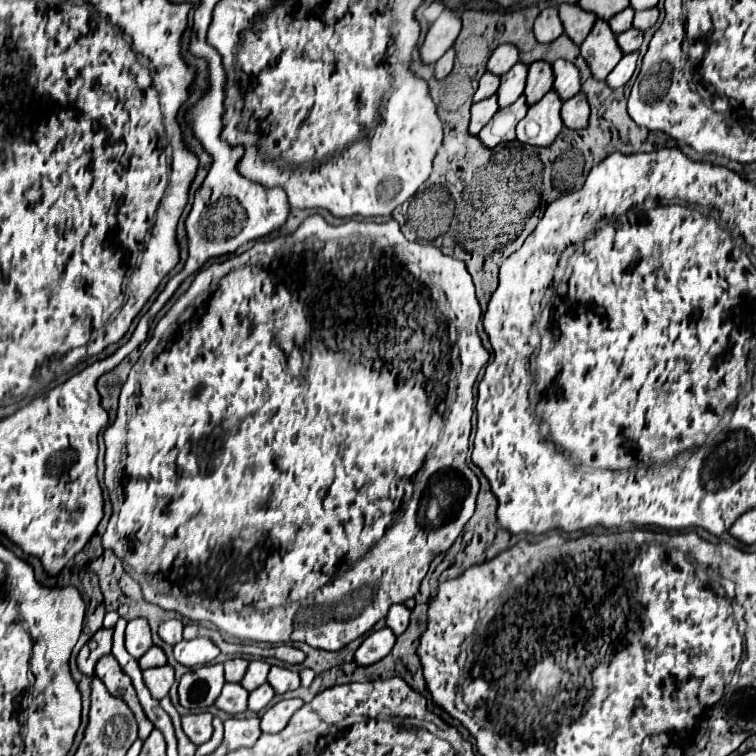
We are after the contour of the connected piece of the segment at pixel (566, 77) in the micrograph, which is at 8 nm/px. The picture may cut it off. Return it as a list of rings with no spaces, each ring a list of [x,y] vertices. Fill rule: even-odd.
[[[558,59],[552,63],[554,69],[554,91],[560,95],[560,99],[570,99],[576,93],[580,93],[580,71],[572,61]]]

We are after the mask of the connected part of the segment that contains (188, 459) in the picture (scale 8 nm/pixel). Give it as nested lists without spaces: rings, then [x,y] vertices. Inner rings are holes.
[[[316,213],[314,217],[304,219],[304,223],[292,235],[286,235],[286,237],[280,235],[280,237],[274,237],[274,239],[268,239],[268,241],[258,241],[252,249],[244,251],[242,255],[234,255],[234,257],[230,257],[222,263],[214,263],[206,269],[200,269],[196,273],[190,289],[176,299],[176,303],[158,321],[158,325],[154,329],[154,335],[152,335],[150,341],[162,341],[164,339],[164,341],[168,341],[168,345],[164,345],[164,349],[144,349],[142,351],[138,363],[132,367],[132,371],[126,379],[128,389],[122,389],[122,393],[120,393],[116,421],[104,431],[104,443],[108,445],[106,447],[106,477],[104,477],[104,483],[108,487],[108,493],[112,495],[112,503],[116,503],[118,509],[116,509],[116,513],[112,511],[108,529],[102,535],[102,545],[106,549],[112,549],[122,559],[126,573],[132,575],[132,579],[142,587],[144,599],[148,603],[154,603],[162,609],[176,611],[182,617],[188,617],[192,621],[210,621],[218,629],[226,631],[232,637],[250,639],[250,641],[266,641],[266,643],[304,641],[304,643],[308,643],[316,649],[324,649],[324,651],[338,651],[340,647],[358,639],[360,635],[370,631],[380,619],[384,619],[388,615],[390,605],[404,603],[406,599],[412,599],[418,593],[420,583],[422,583],[422,579],[428,571],[428,565],[430,565],[432,557],[436,553],[442,553],[442,551],[450,549],[452,543],[456,541],[456,537],[462,533],[466,521],[474,515],[474,503],[476,503],[476,495],[478,495],[478,489],[480,489],[480,481],[466,463],[468,437],[470,437],[470,417],[472,417],[472,407],[474,407],[472,387],[476,383],[476,377],[478,377],[480,369],[488,363],[488,357],[490,357],[488,351],[484,349],[482,341],[480,341],[480,335],[478,335],[480,317],[482,317],[480,303],[476,299],[474,283],[472,283],[472,277],[466,269],[466,263],[460,261],[460,259],[444,255],[438,247],[418,245],[418,243],[408,241],[400,231],[398,221],[393,219],[382,223],[376,223],[373,220],[360,222],[357,219],[350,219],[341,225],[334,226],[328,225],[324,221],[324,217]],[[322,247],[324,247],[324,279],[322,279]]]

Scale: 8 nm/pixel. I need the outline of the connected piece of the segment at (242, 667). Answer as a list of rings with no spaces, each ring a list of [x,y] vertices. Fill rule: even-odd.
[[[230,659],[224,663],[224,675],[226,675],[226,681],[232,681],[232,683],[240,683],[242,677],[246,675],[246,669],[248,669],[248,661],[246,659]]]

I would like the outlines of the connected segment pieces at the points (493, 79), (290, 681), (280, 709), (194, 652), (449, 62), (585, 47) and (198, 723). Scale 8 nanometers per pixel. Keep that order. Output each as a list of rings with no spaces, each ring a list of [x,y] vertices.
[[[484,73],[482,79],[480,79],[480,83],[478,83],[478,91],[474,95],[474,101],[482,101],[486,97],[492,97],[498,91],[498,85],[500,85],[500,77],[498,75]]]
[[[272,667],[268,675],[268,683],[274,687],[276,693],[286,693],[290,689],[300,687],[300,675],[296,671],[284,669],[284,667]]]
[[[282,699],[276,705],[268,707],[266,713],[262,715],[262,731],[264,733],[280,733],[290,717],[304,705],[302,699]]]
[[[192,639],[180,641],[174,645],[174,657],[178,663],[186,667],[206,665],[220,655],[220,649],[210,639]]]
[[[452,47],[452,49],[448,49],[448,51],[436,61],[436,77],[444,79],[444,77],[452,71],[452,67],[454,67],[454,57],[456,57],[456,51],[454,51],[454,47]]]
[[[598,19],[580,45],[580,53],[586,59],[586,63],[592,69],[592,75],[598,81],[604,81],[608,73],[616,67],[616,63],[622,59],[622,49],[618,47],[616,35],[612,33],[608,21]]]
[[[192,713],[182,717],[182,729],[194,745],[202,745],[212,737],[212,713]]]

